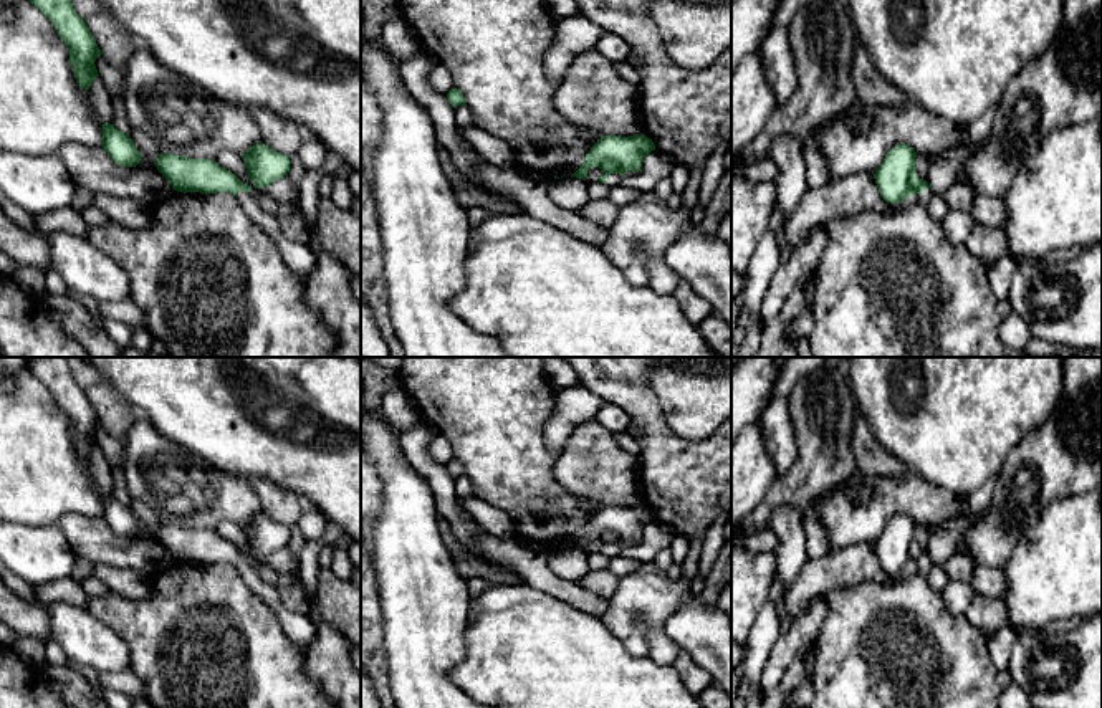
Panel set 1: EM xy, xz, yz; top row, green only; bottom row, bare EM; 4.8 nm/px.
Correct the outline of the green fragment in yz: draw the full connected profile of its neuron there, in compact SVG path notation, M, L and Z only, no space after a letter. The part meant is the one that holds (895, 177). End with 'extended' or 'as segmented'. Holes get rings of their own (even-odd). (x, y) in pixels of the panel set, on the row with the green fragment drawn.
M897 144L875 170L875 184L887 203L898 203L913 195L925 208L928 207L933 192L927 180L915 175L915 157L917 152L908 144Z; extended

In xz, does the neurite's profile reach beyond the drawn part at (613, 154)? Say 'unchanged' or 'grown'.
grown

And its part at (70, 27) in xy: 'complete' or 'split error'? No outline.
complete

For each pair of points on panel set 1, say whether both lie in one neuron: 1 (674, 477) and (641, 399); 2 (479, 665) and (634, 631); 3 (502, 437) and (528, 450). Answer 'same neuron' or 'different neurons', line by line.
1: same neuron
2: different neurons
3: same neuron

